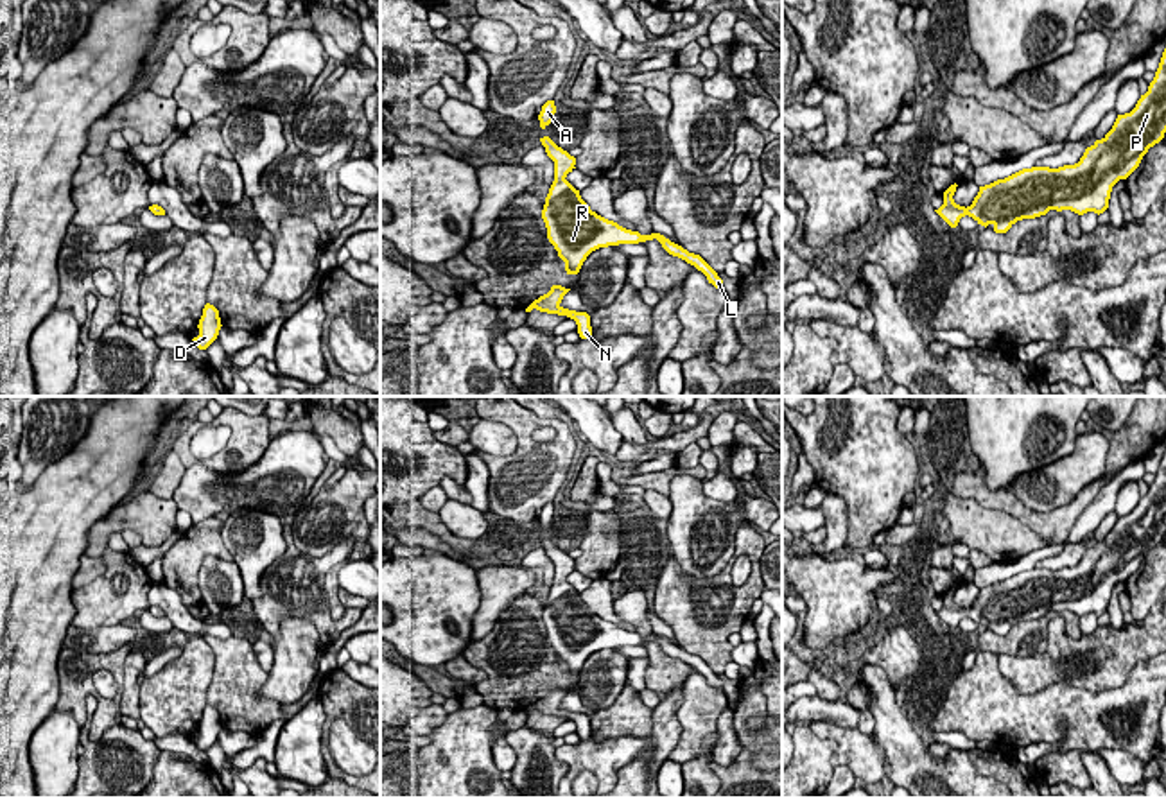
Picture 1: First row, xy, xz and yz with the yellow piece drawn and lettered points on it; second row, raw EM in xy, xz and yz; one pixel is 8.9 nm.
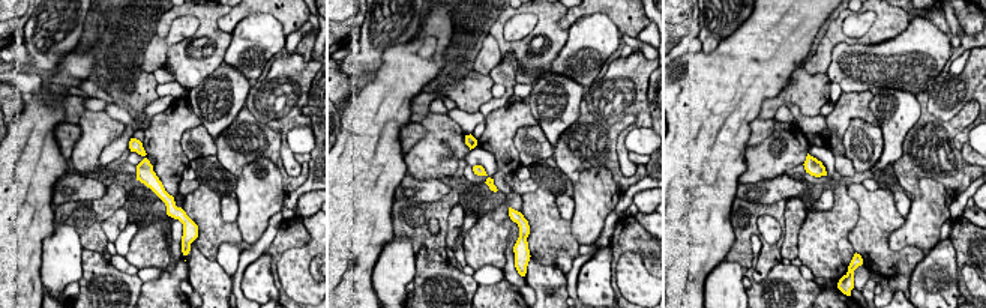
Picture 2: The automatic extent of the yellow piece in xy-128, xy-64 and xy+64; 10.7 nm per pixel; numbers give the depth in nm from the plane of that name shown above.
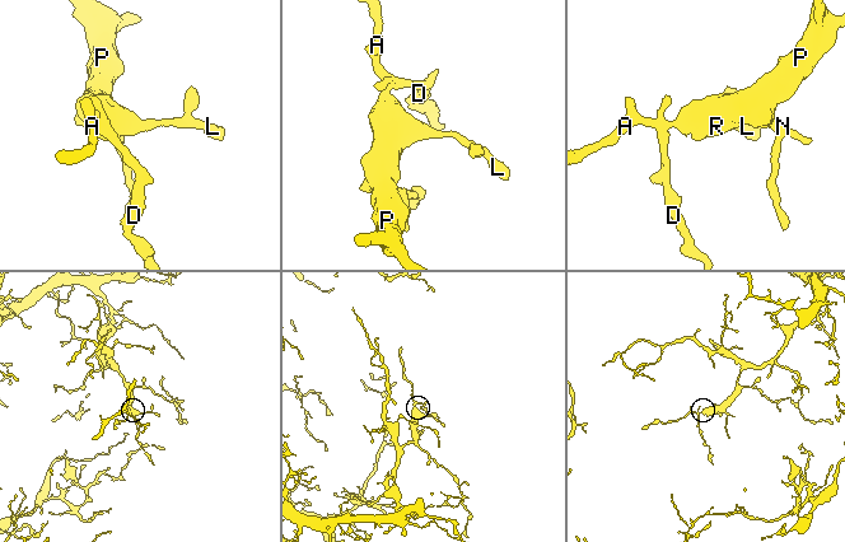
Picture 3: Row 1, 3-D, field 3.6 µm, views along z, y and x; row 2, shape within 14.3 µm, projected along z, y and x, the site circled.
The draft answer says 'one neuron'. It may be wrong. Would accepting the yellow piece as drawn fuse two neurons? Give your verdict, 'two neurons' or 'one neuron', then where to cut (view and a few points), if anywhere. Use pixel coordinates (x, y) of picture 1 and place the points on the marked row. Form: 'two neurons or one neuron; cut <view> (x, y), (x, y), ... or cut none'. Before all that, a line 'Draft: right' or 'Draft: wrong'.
Draft: right
one neuron; cut none

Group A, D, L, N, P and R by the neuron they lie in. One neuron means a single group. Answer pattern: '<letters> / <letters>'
A D L N P R

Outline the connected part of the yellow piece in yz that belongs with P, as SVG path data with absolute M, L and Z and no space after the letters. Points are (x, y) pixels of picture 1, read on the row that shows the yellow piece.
M1166 48L1148 91L1141 95L1130 113L1118 115L1112 129L1085 149L1075 165L1058 169L1031 167L1022 169L1005 179L979 186L970 206L960 206L953 195L956 183L944 192L944 204L935 210L951 228L969 215L981 226L994 226L996 233L1006 233L1017 221L1046 215L1049 210L1071 210L1078 215L1087 212L1103 213L1109 208L1112 186L1127 179L1141 163L1150 147L1159 143L1166 133Z

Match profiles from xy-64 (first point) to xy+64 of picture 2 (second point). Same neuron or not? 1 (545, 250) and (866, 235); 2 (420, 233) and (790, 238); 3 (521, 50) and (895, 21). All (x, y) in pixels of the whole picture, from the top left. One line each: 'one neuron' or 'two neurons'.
1: one neuron
2: two neurons
3: one neuron

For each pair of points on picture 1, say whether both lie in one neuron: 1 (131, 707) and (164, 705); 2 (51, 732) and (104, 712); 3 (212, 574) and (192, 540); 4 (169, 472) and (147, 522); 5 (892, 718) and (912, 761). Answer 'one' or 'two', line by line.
1: two
2: two
3: two
4: two
5: one

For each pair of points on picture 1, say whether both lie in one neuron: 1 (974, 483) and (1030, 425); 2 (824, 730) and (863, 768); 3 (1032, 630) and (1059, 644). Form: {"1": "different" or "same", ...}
{"1": "different", "2": "same", "3": "different"}

